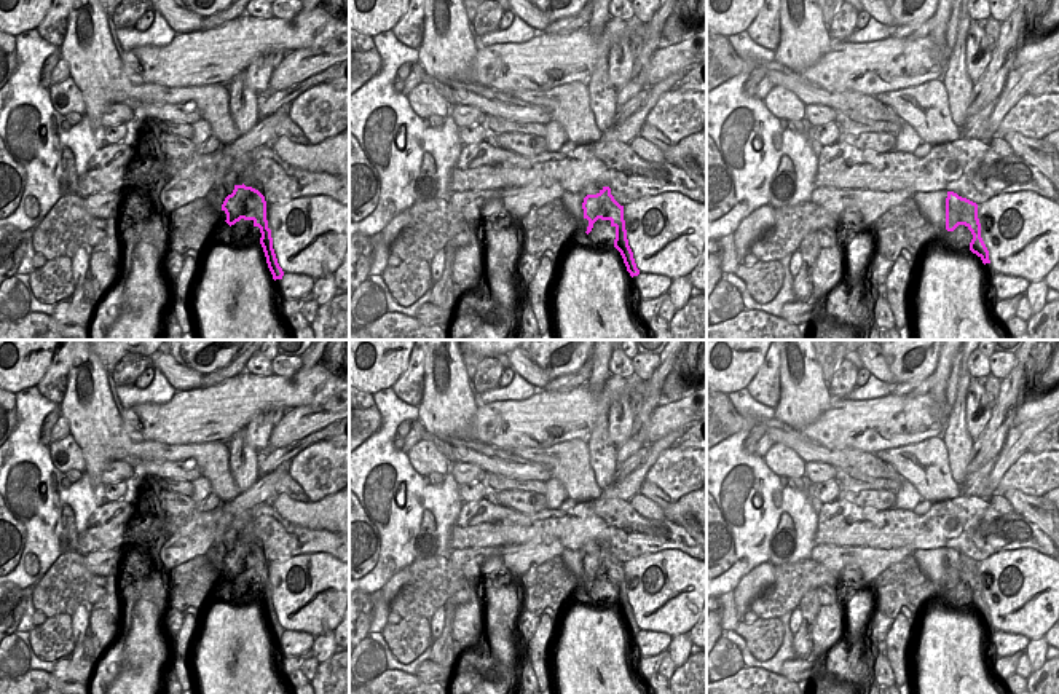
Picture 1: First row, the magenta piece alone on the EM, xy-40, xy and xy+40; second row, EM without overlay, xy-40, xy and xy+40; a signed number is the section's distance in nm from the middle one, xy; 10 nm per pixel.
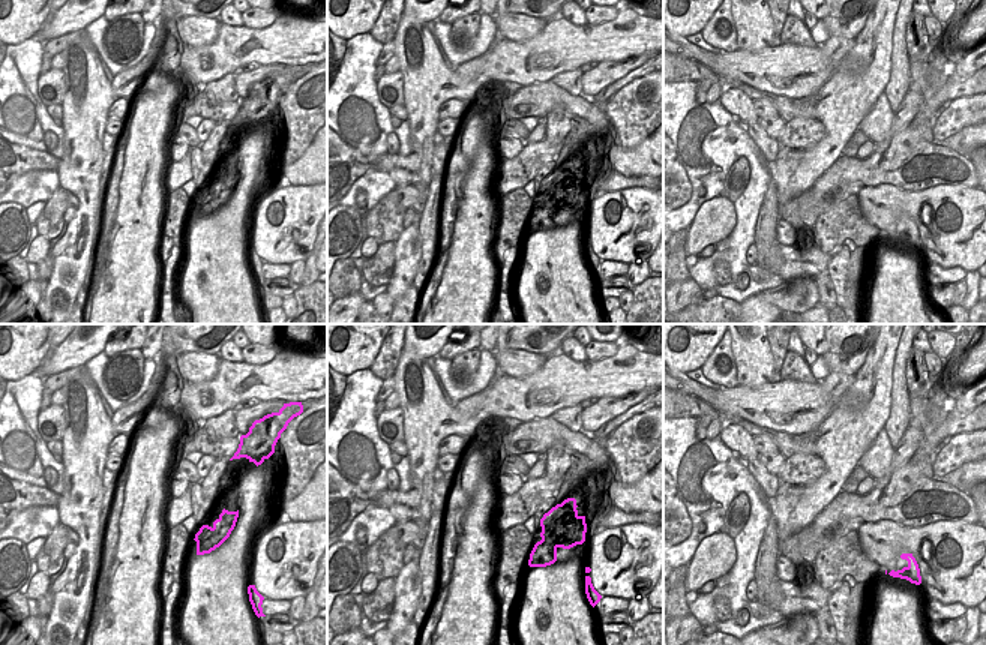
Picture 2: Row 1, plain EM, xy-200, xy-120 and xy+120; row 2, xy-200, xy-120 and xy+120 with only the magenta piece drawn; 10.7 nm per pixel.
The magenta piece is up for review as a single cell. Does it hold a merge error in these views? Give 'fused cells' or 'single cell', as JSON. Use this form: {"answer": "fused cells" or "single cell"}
{"answer": "fused cells"}

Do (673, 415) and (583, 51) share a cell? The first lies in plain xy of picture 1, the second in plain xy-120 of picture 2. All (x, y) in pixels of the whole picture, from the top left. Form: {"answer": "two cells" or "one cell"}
{"answer": "two cells"}

